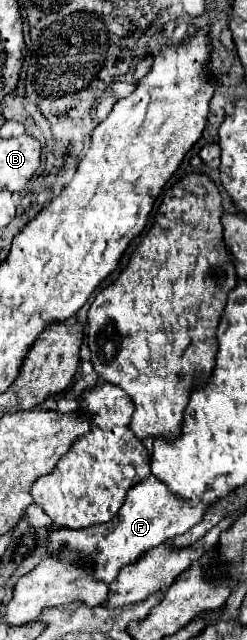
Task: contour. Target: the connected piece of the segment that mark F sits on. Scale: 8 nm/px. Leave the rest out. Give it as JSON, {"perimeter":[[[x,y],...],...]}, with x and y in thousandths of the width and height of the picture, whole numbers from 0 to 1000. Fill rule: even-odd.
{"perimeter":[[[607,742],[591,752],[543,758],[518,767],[510,786],[494,789],[494,795],[478,798],[478,805],[453,811],[445,820],[413,817],[348,827],[211,823],[194,830],[186,858],[227,873],[332,880],[332,886],[372,889],[381,905],[413,911],[453,911],[502,883],[551,880],[607,858],[680,848],[713,836],[737,836],[802,814],[818,814],[834,795],[842,792],[818,786],[777,792],[769,786],[737,786],[729,780],[704,780],[704,773],[680,770],[672,758]]]}

